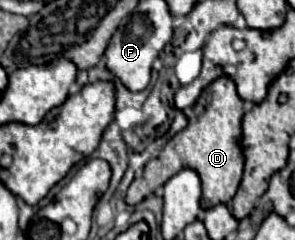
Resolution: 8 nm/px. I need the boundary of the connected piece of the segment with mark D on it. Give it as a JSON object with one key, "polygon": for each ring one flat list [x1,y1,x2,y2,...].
{"polygon":[[219,76,213,84,209,84,203,94,199,96,197,104,193,106,193,116,189,118,187,128,177,132,165,146,163,150,145,164,143,176,135,178,127,190,125,202,129,206,139,204,147,196,155,194,159,186,163,186,165,180,175,176,181,168,193,168,201,182,203,182,203,198,201,206,213,208,221,202,229,202,243,176,243,152,239,148,241,140,241,128,239,122,243,118,243,100,239,98,235,90,235,82,229,76]]}

